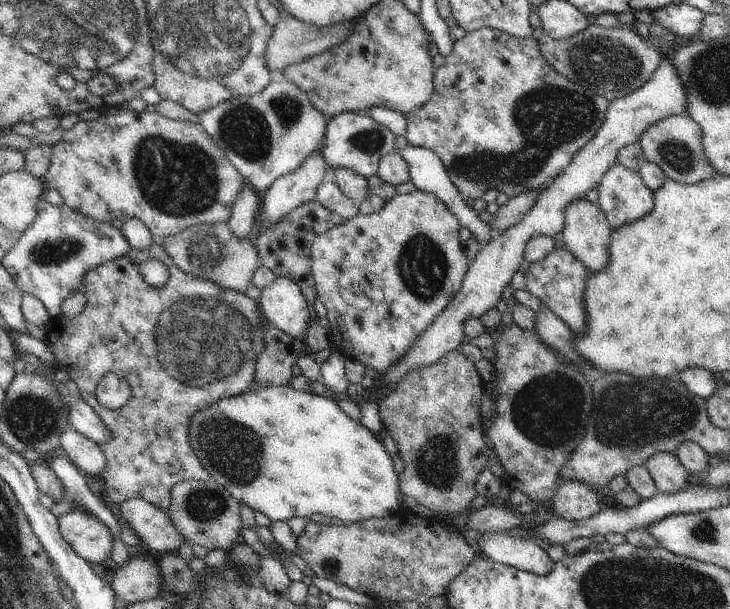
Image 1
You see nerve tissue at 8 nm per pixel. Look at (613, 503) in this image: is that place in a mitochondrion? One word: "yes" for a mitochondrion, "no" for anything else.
no

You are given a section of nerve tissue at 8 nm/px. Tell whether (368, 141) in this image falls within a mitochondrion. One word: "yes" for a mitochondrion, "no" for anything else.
yes

